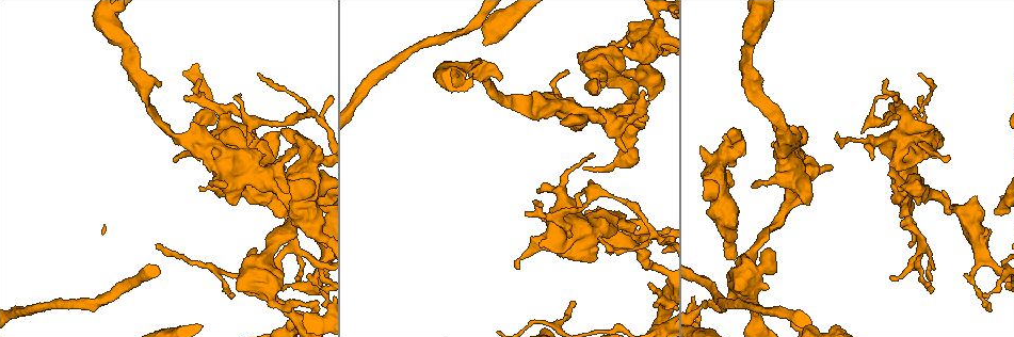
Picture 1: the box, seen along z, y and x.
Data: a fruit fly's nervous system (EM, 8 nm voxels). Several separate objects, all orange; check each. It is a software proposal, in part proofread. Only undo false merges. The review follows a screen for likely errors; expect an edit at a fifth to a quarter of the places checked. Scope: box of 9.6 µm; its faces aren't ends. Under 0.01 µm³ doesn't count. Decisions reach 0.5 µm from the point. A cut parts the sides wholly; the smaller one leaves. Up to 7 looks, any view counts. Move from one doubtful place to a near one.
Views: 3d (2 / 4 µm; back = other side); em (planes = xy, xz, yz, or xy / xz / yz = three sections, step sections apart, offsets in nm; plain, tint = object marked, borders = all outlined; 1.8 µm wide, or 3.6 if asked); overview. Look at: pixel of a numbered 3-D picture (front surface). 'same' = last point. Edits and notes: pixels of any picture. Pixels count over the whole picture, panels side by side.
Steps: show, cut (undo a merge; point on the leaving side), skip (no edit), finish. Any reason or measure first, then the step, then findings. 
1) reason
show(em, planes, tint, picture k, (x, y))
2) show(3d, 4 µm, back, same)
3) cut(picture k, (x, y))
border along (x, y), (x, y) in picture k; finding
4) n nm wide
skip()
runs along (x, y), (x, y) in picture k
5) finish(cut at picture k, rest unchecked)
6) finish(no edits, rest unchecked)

thick turns thin
show(3d, 4 µm, back, picture 1, (571, 238))

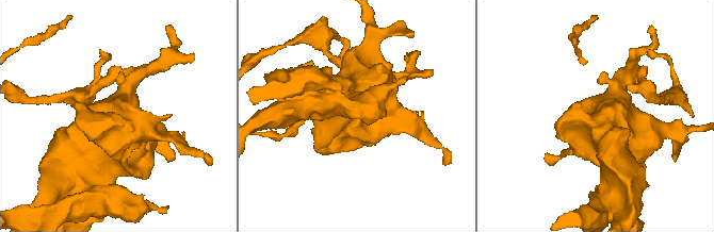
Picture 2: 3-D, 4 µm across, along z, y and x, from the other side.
show(em, 3.6 µm, planes, tint, picture 2, (117, 131))

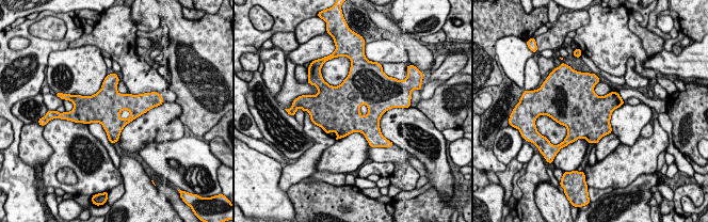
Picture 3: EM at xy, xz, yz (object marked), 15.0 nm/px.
550 nm wide
skip()
continuous, no second neuron

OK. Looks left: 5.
sudden change in width
show(em, 3.6 µm, planes, tint, picture 1, (268, 192))

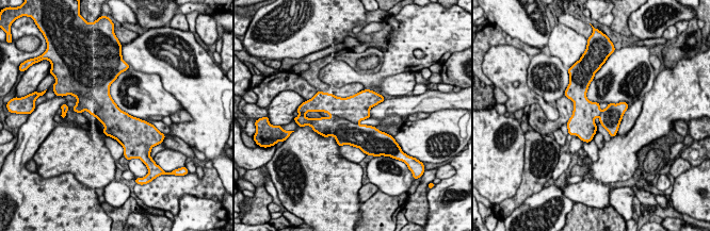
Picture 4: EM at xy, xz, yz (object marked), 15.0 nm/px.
cut(picture 4, (82, 103))
border along (82, 96), (98, 105), (94, 114) in picture 4; a second neuron is stuck on

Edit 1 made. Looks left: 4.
looks like a crossing
show(em, planes, tint, picture 1, (267, 172))

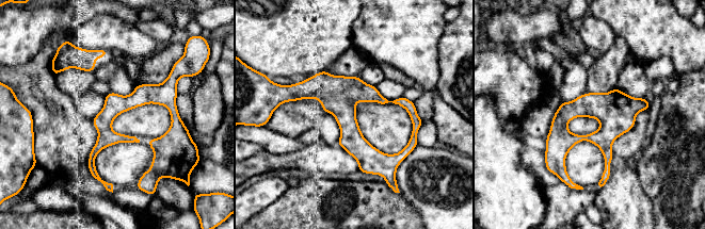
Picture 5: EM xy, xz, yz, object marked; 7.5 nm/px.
160 nm wide
skip()
runs along (293, 97), (369, 93), (402, 101), (418, 121) in picture 5; continuous, no second neuron

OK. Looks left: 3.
finish(cut at picture 4, rest unchecked)

